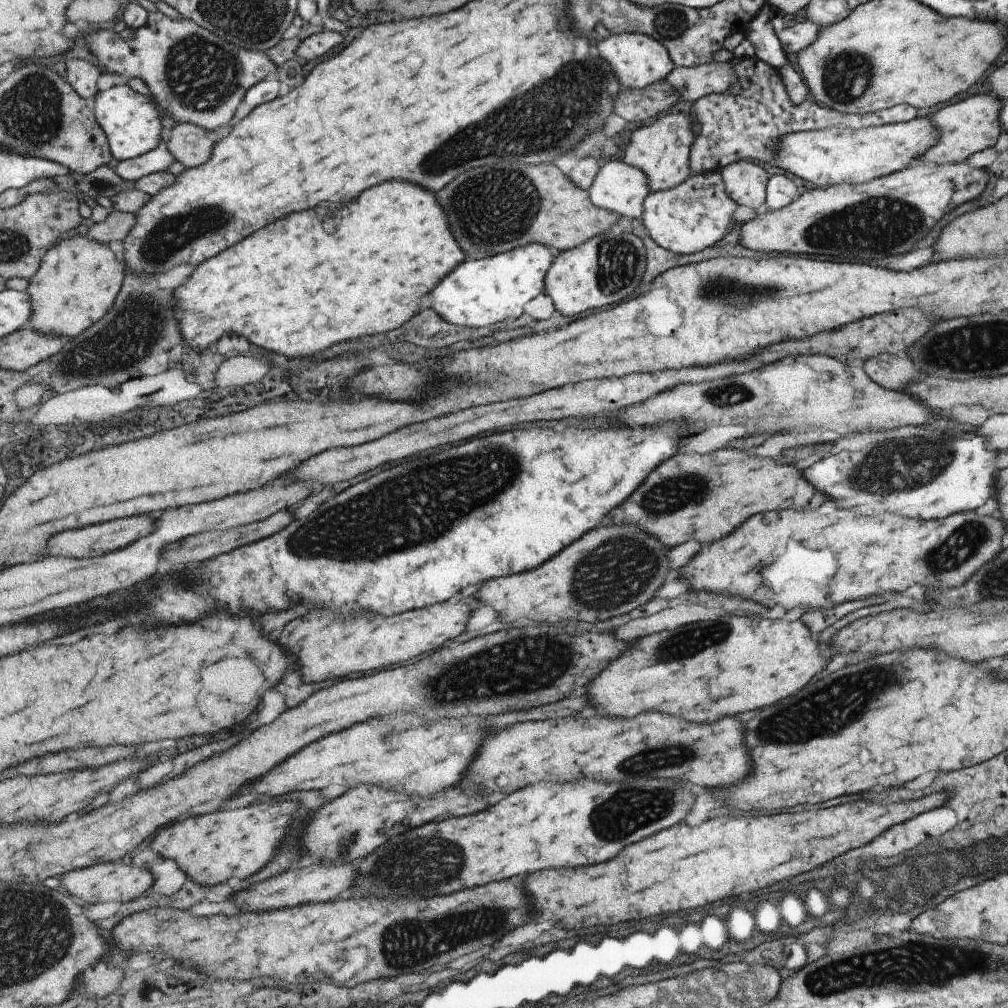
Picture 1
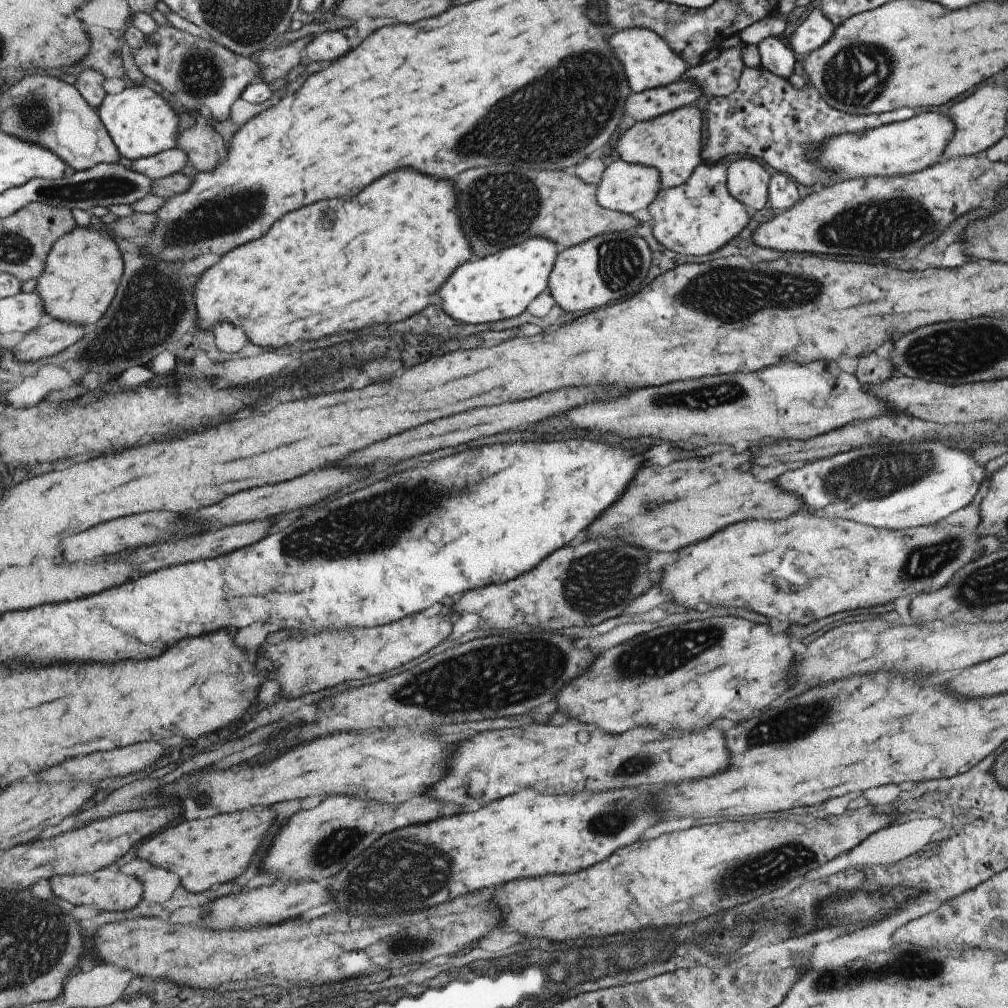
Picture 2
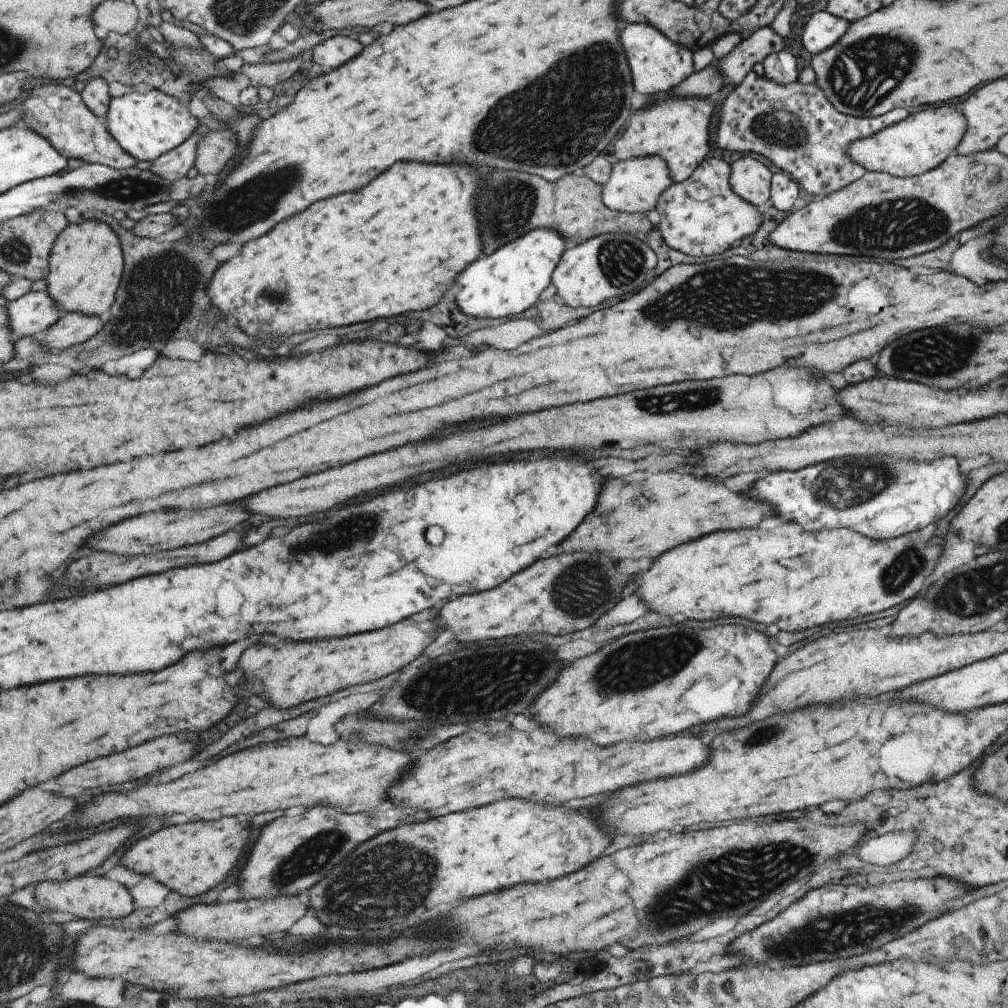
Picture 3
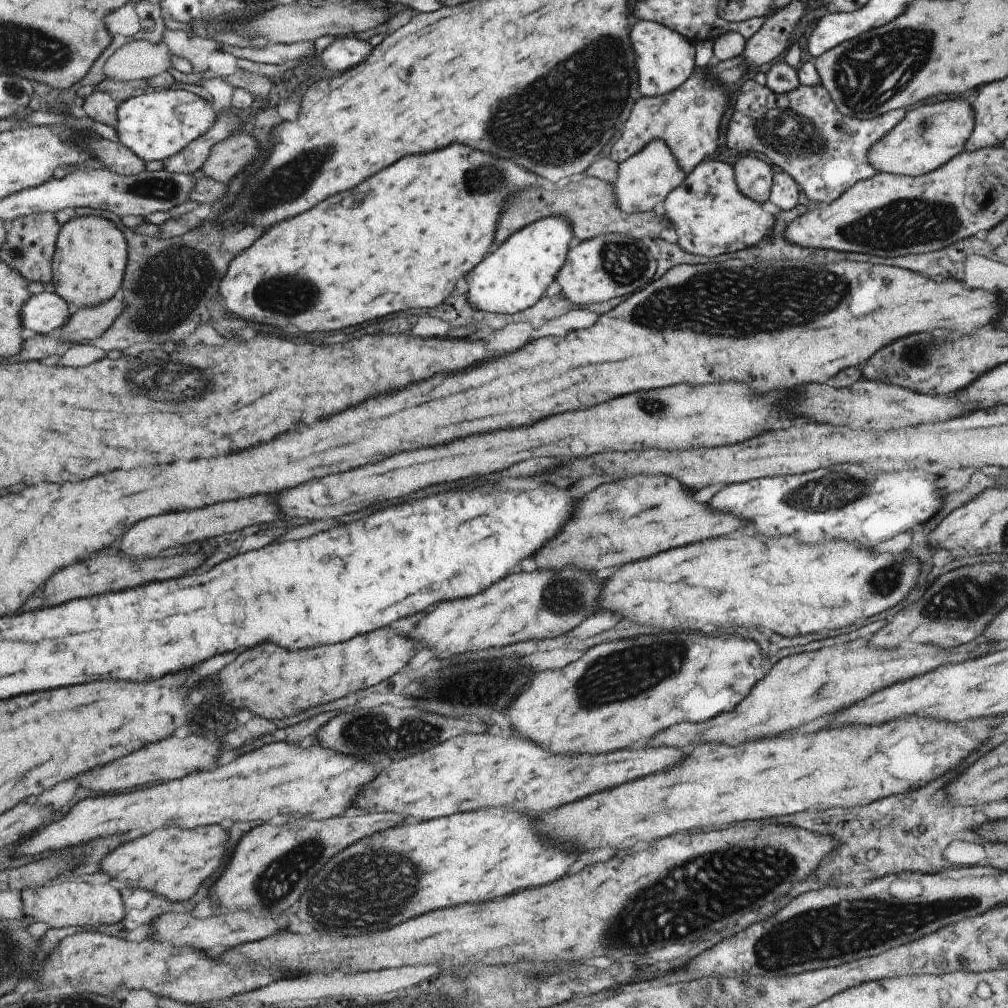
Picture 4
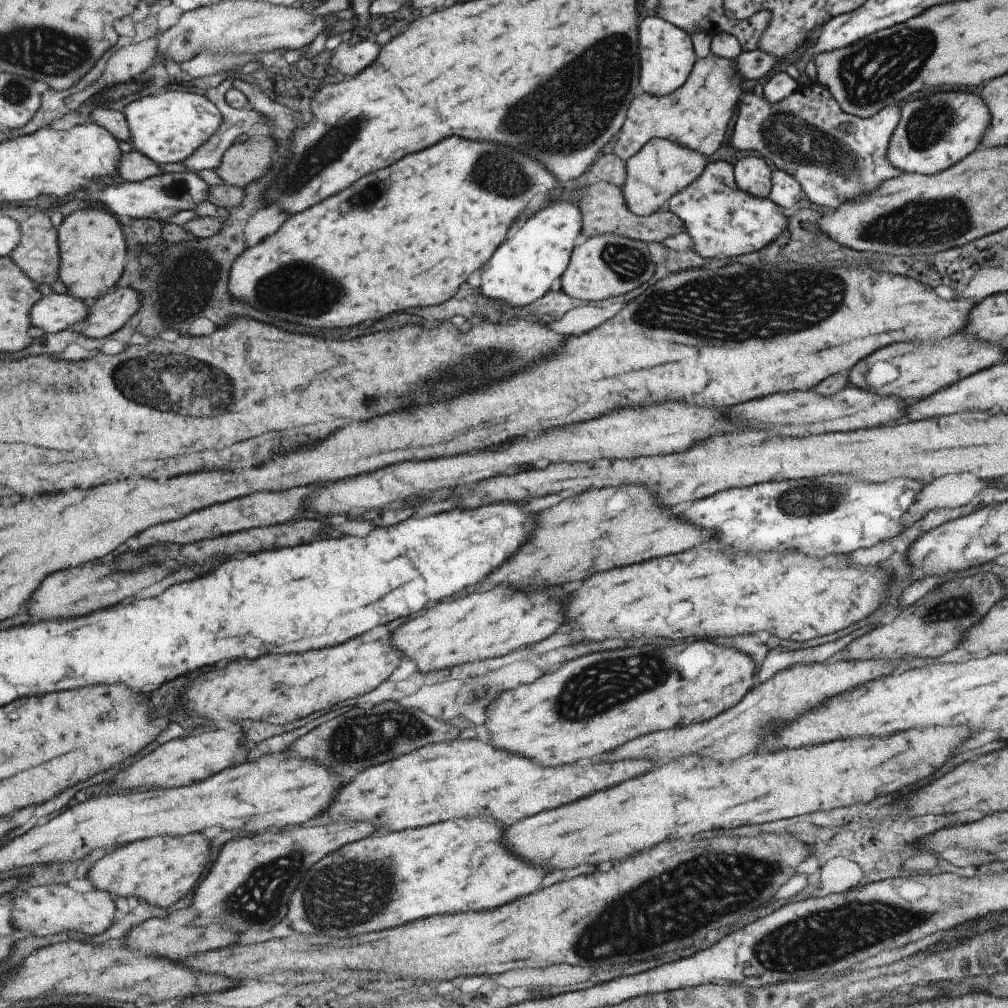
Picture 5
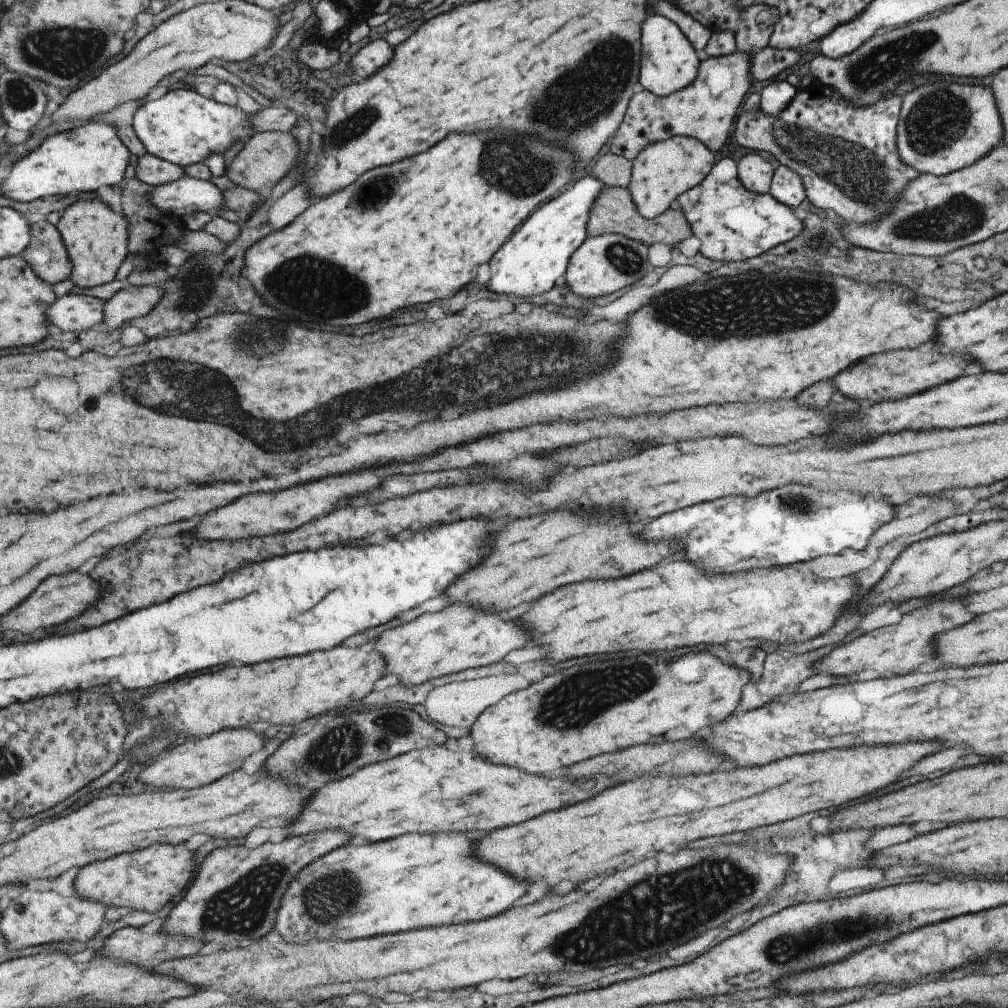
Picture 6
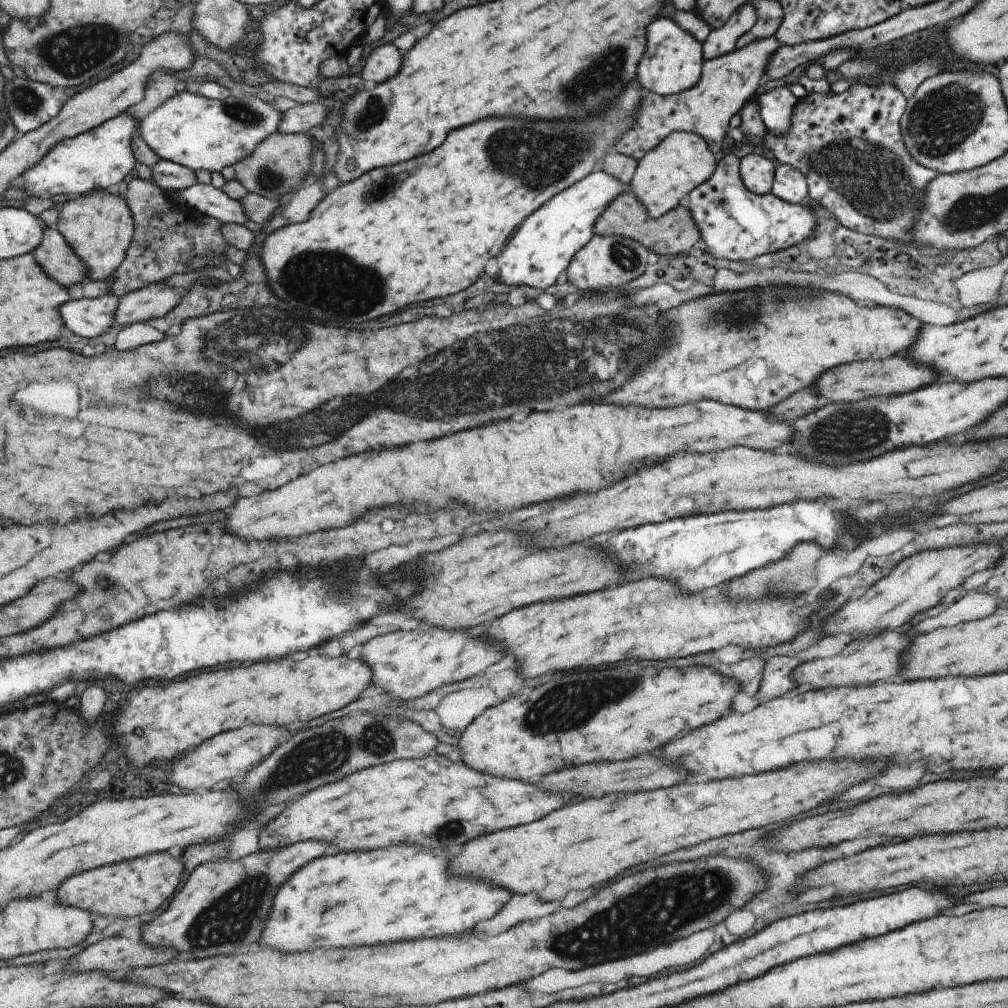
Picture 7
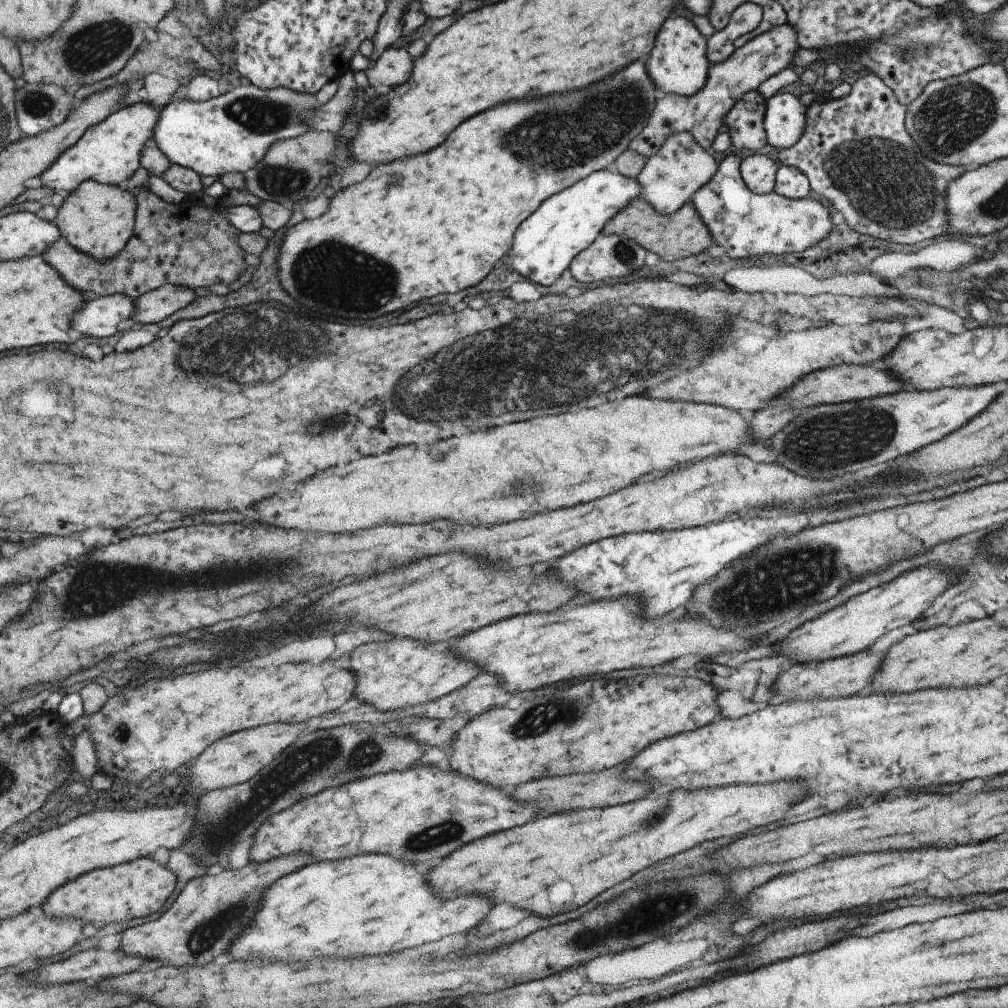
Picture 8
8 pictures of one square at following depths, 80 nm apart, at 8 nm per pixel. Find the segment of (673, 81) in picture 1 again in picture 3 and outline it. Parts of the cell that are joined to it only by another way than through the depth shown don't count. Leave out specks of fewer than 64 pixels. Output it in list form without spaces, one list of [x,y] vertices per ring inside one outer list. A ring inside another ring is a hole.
[[[761,27],[751,33],[747,38],[739,41],[739,44],[725,58],[711,62],[709,65],[717,65],[724,76],[724,86],[728,83],[739,84],[743,77],[751,71],[753,64],[760,62],[768,54],[782,50],[782,38],[771,28]]]

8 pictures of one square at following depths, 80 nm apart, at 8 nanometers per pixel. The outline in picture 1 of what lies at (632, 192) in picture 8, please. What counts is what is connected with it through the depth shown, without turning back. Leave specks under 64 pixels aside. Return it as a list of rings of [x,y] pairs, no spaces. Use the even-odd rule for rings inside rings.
[[[529,243],[482,259],[465,258],[433,288],[431,306],[443,320],[469,328],[519,318],[526,302],[544,288],[544,276],[553,259],[549,247],[543,243]]]

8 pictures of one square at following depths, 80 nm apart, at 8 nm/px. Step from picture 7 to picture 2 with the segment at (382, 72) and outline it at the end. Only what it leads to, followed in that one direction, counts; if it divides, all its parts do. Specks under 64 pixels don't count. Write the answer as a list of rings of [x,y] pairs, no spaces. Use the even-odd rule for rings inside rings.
[[[324,32],[311,39],[303,52],[303,57],[313,62],[333,62],[341,58],[349,48],[347,37],[338,32]]]

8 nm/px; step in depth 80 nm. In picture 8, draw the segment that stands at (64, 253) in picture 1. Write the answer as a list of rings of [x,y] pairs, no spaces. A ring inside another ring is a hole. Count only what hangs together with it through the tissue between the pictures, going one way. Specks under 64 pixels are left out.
[[[87,181],[69,194],[54,222],[62,231],[63,238],[85,254],[100,261],[112,259],[125,248],[129,236],[132,236],[131,230],[134,230],[137,215],[137,199],[134,195],[131,191],[120,190],[116,185]]]

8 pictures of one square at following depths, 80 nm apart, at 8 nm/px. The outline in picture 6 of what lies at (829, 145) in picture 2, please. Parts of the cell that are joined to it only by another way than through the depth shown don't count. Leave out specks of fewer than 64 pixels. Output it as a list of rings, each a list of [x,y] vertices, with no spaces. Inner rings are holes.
[[[955,80],[927,82],[902,96],[896,124],[900,160],[920,173],[946,175],[976,163],[1002,140],[1002,122],[992,88],[961,86]]]

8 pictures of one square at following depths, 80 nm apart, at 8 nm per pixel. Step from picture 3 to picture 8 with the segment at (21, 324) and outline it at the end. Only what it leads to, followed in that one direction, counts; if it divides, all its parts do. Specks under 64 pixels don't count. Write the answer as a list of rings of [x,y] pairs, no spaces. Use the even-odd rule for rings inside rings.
[[[119,293],[96,296],[72,317],[72,328],[93,338],[115,336],[117,324],[133,315],[134,299],[131,297]]]

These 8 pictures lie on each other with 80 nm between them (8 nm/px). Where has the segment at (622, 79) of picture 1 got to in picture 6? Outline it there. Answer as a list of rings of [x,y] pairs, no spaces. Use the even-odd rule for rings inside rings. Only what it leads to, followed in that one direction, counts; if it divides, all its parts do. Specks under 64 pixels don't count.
[[[649,16],[641,24],[641,72],[638,82],[655,96],[664,97],[685,88],[696,77],[701,58],[678,26],[663,16]]]

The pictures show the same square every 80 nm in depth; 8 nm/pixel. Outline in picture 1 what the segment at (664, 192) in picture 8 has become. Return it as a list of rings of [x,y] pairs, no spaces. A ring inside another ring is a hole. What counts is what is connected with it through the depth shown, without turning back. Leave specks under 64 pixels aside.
[[[608,161],[597,169],[588,188],[593,206],[627,218],[641,216],[642,204],[650,193],[647,175],[623,161]]]

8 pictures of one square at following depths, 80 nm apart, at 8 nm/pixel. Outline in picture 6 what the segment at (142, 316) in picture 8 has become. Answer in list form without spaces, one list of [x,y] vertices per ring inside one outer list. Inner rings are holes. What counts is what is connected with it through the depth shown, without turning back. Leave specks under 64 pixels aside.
[[[156,285],[129,286],[107,300],[102,329],[115,330],[130,320],[146,315],[162,299],[164,292]]]

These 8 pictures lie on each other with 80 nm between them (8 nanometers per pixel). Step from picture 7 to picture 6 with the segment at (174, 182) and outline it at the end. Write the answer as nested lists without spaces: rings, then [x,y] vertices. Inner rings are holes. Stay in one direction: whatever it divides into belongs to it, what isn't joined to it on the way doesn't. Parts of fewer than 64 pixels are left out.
[[[145,153],[143,156],[137,157],[134,176],[148,185],[156,187],[175,182],[185,175],[179,165]]]

